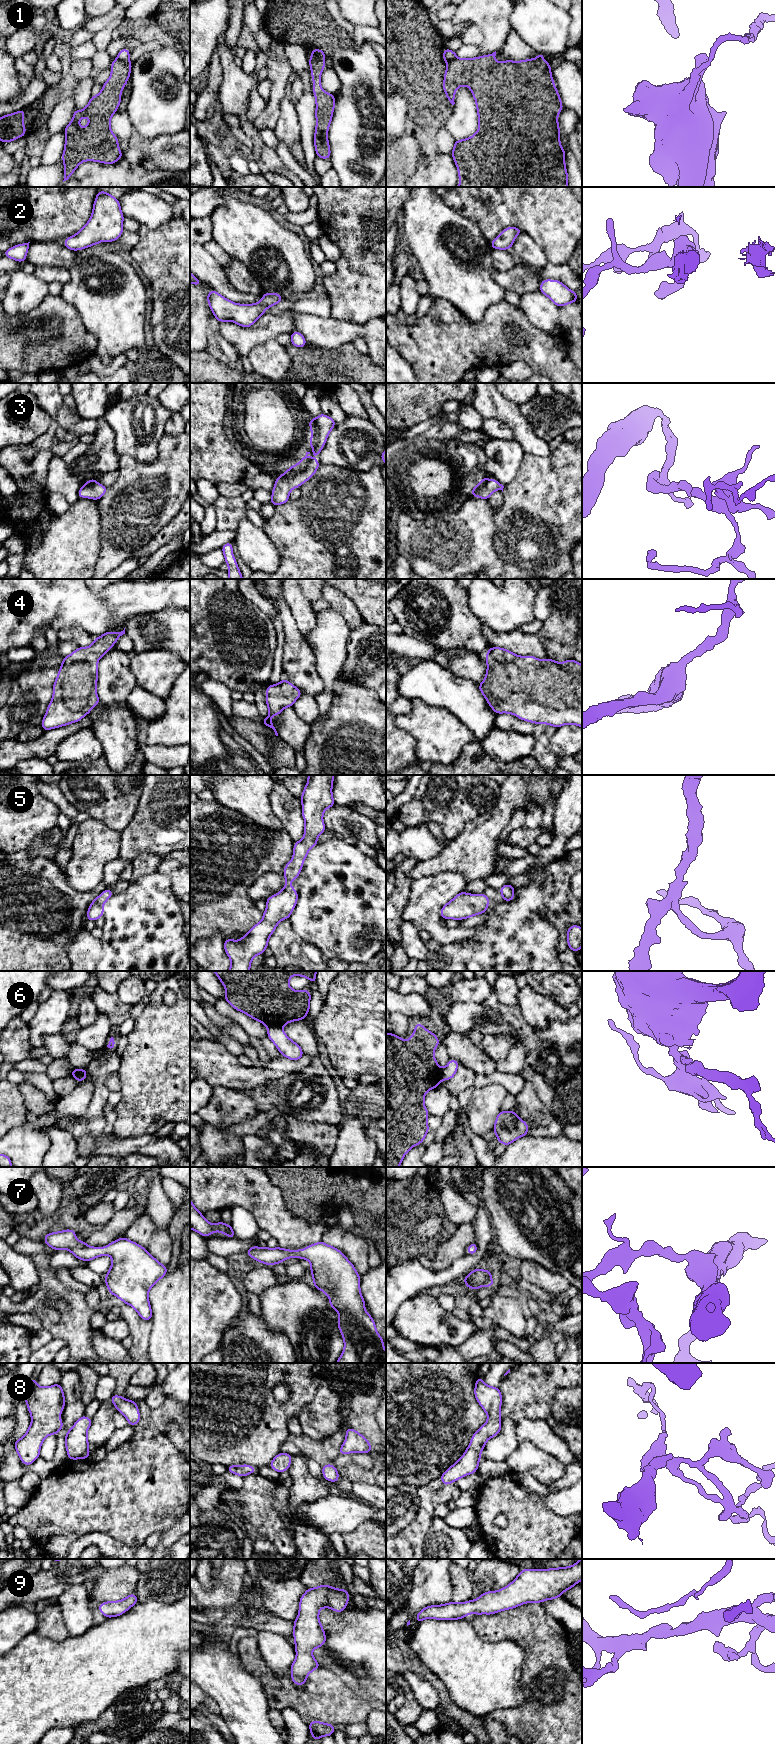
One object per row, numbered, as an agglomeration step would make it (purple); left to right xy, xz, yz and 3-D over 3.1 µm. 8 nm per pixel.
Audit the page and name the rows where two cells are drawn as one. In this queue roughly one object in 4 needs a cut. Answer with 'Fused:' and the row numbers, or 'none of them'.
Fused: 1, 6

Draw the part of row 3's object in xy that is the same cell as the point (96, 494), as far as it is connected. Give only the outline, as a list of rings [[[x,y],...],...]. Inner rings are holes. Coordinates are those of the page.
[[[95,478],[87,481],[78,491],[79,498],[91,498],[99,500],[108,490],[106,486],[99,484]]]

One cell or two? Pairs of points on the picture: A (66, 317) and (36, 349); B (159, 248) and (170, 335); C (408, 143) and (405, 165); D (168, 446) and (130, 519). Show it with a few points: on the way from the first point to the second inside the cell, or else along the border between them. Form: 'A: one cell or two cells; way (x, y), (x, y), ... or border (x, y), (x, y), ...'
A: one cell; way (58, 325), (43, 341)
B: one cell; way (174, 270), (175, 306), (173, 313)
C: one cell; way (407, 148), (405, 160)
D: one cell; way (168, 464), (155, 477), (155, 488), (142, 501)

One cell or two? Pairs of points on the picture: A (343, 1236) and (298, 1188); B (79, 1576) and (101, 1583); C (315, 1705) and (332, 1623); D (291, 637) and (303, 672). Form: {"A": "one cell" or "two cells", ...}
{"A": "two cells", "B": "two cells", "C": "two cells", "D": "one cell"}

